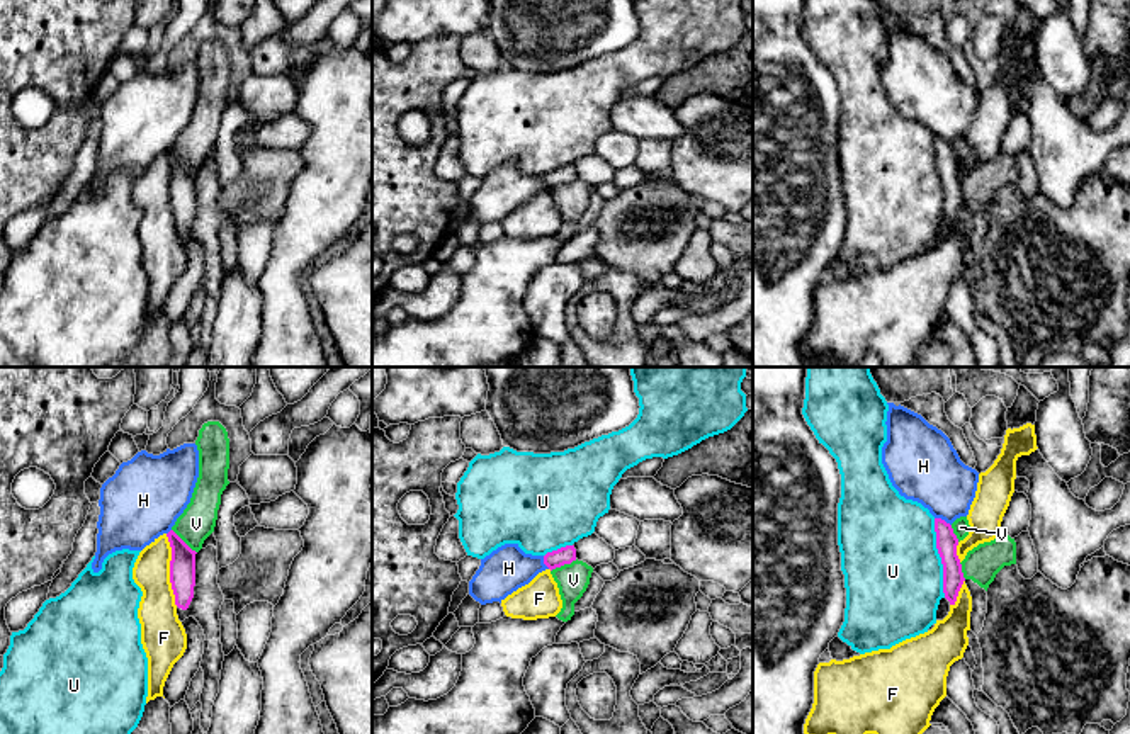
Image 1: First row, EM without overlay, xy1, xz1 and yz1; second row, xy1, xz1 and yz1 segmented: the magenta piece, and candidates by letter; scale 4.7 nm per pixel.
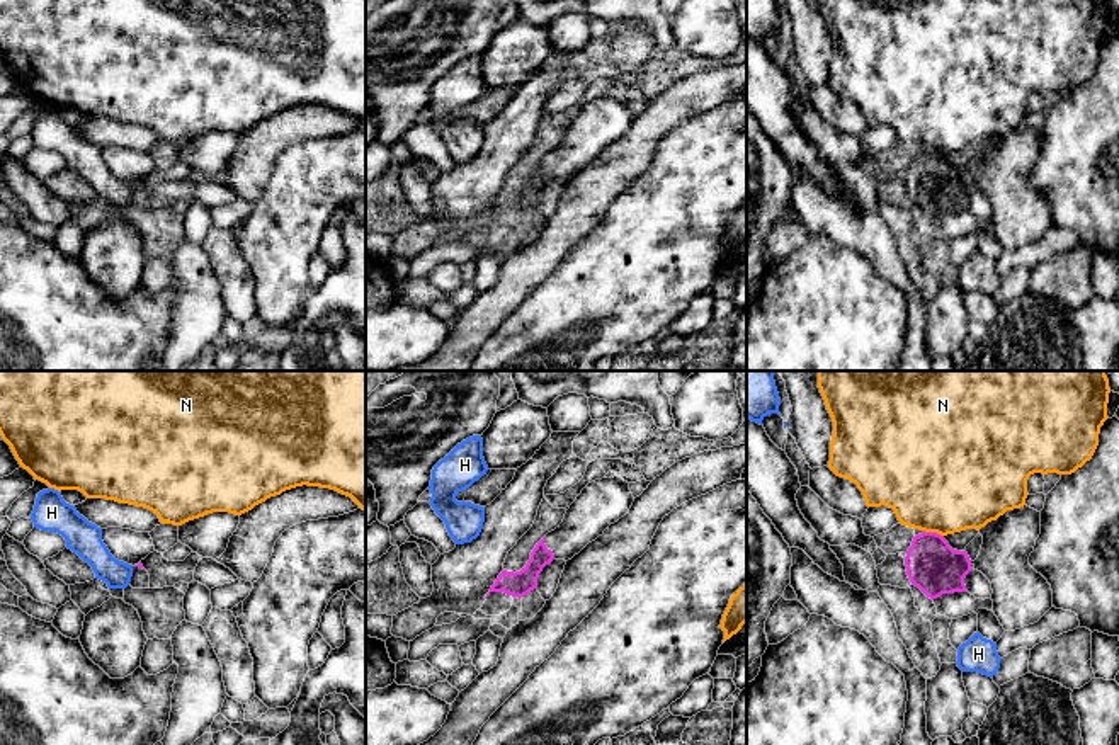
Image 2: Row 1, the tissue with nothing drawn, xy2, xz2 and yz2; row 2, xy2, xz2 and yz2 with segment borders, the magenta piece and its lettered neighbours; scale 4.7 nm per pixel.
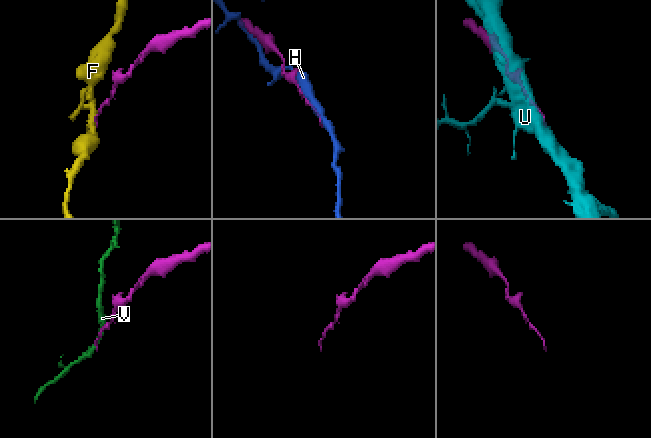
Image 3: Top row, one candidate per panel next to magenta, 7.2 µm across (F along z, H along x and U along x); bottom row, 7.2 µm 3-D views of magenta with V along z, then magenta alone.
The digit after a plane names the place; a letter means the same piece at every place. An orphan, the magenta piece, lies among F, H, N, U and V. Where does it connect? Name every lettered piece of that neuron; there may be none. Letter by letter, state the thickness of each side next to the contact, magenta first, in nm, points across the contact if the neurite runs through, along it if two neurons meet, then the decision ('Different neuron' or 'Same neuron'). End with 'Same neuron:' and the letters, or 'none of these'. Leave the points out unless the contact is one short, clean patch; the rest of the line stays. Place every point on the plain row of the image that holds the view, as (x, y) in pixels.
F: Thickness 130 nm (magenta) against 180 nm. Boundary: xy1 (165, 153), (170, 163), (170, 208), (177, 225). Different neuron
H: Thickness 100 nm (magenta) against 300 nm. Different neuron
N: Thickness 240 nm (magenta) against 500 nm. Boundary: yz2 (924, 148), (942, 155). Different neuron
U: Thickness 100 nm (magenta) against 460 nm. Different neuron
V: Thickness 80 nm (magenta) against 150 nm. Different neuron
Same neuron: none of these

